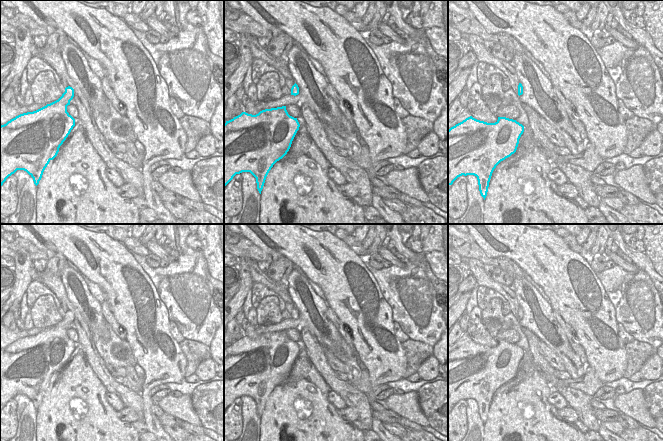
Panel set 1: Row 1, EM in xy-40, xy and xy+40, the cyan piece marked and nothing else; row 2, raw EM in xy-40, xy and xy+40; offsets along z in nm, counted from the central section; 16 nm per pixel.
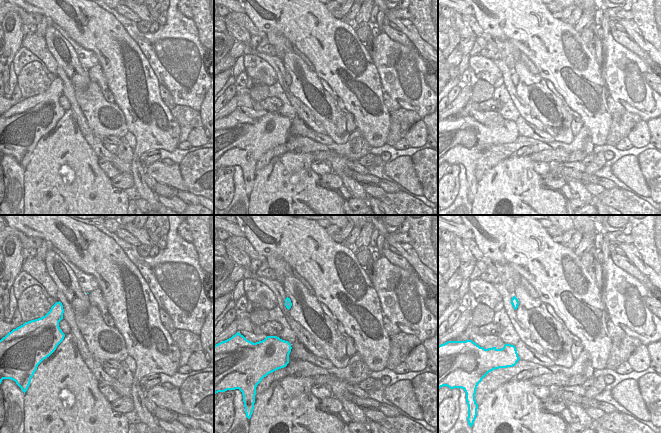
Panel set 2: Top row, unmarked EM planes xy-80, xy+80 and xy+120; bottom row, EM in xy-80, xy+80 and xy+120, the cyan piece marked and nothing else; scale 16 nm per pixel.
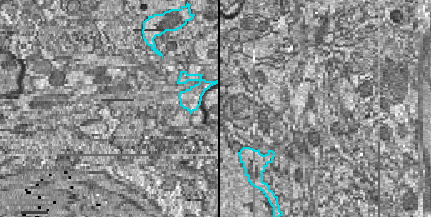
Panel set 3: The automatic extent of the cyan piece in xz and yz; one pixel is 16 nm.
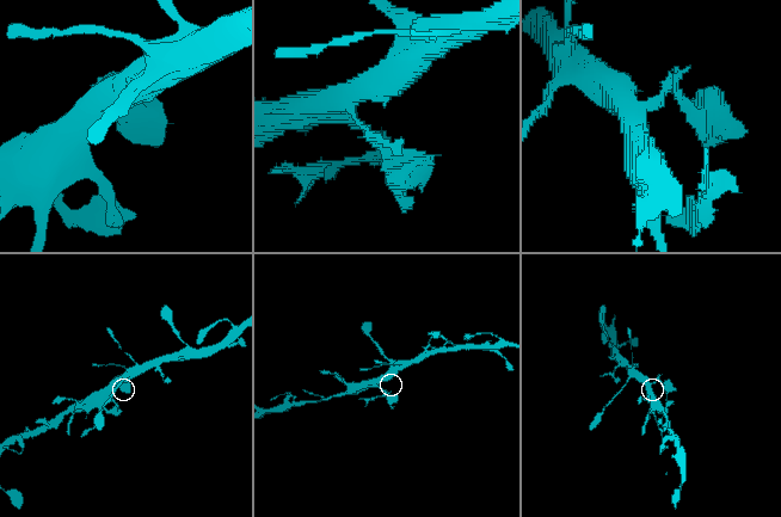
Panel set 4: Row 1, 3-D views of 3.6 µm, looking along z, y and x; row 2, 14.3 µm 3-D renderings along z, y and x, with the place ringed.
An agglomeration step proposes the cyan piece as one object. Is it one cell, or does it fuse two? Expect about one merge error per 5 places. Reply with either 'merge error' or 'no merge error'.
no merge error

